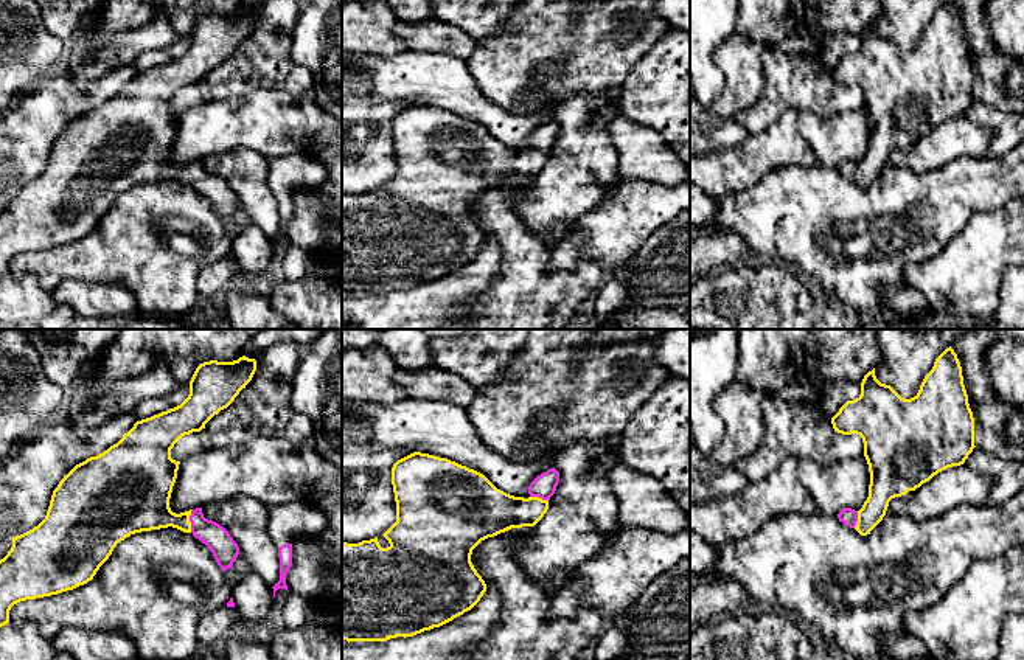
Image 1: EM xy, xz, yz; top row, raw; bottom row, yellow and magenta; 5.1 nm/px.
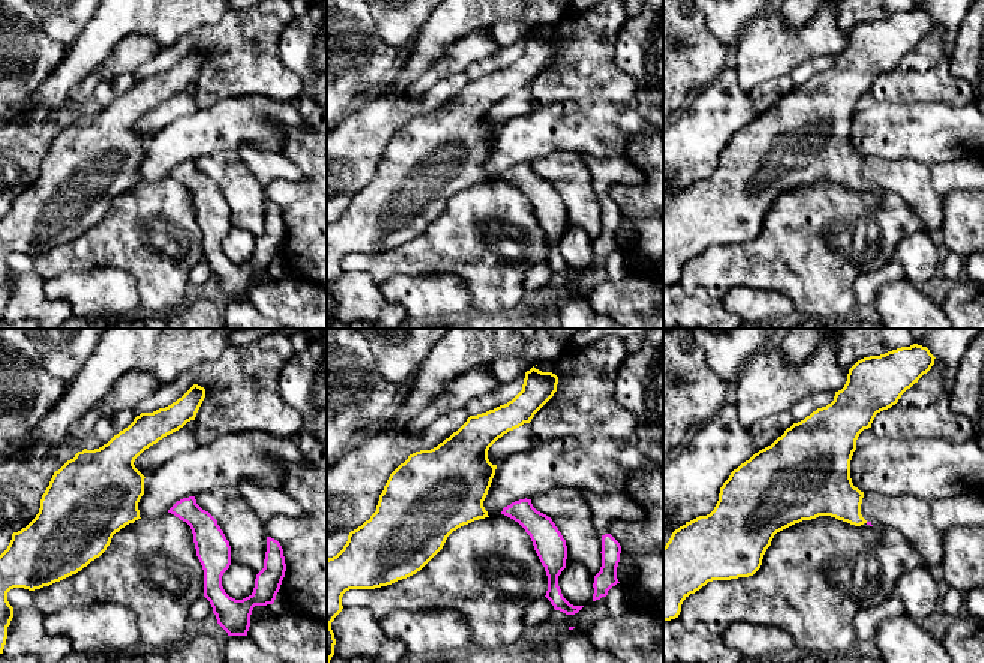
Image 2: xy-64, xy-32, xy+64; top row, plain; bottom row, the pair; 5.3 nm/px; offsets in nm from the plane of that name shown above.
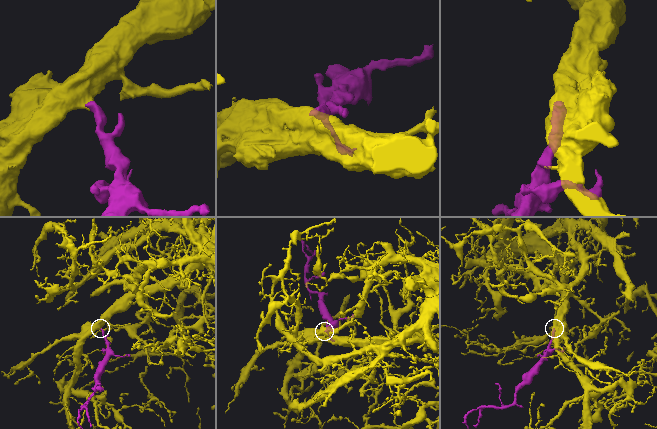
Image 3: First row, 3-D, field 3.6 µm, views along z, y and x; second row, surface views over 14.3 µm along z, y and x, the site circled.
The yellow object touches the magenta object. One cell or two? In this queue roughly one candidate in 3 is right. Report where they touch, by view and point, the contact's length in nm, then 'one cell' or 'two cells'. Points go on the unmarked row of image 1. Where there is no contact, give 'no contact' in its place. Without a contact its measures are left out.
meets yellow in xy at (188, 173); contact 120 nm long; one cell

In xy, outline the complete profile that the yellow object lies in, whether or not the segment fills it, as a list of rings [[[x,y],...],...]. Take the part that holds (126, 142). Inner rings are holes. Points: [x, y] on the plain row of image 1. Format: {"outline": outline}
{"outline": [[[246,8],[233,14],[200,16],[190,33],[190,47],[180,57],[137,73],[117,96],[64,127],[53,143],[45,171],[12,189],[11,202],[0,211],[0,280],[9,275],[14,256],[73,242],[92,233],[117,196],[135,185],[168,179],[191,185],[210,200],[222,224],[232,221],[239,199],[224,179],[205,171],[202,160],[180,166],[171,163],[169,151],[180,116],[171,110],[171,101],[182,89],[205,81],[246,40],[255,23],[256,12]]]}

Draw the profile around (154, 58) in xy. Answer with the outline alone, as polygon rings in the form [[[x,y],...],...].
[[[190,36],[179,37],[174,43],[169,47],[160,48],[160,50],[151,50],[143,54],[140,54],[132,67],[137,70],[137,73],[151,70],[154,67],[158,67],[162,64],[166,64],[169,61],[174,61],[180,57],[190,47]]]

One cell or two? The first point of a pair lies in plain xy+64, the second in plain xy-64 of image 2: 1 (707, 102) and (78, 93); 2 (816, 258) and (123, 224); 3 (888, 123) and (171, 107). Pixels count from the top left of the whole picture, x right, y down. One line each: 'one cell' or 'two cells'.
1: two cells
2: one cell
3: two cells

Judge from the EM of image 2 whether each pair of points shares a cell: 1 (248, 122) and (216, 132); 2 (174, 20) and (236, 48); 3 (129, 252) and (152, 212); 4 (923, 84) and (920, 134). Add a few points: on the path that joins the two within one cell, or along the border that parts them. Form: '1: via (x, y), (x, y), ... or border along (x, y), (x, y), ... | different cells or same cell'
1: via (240, 122), (231, 122), (224, 126) | same cell
2: border along (224, 15), (216, 23), (197, 27), (165, 45) | different cells
3: via (132, 242), (150, 222) | same cell
4: border along (885, 101), (950, 102), (956, 107) | different cells

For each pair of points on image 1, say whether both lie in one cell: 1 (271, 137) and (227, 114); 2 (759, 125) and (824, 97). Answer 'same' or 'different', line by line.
1: same
2: same

